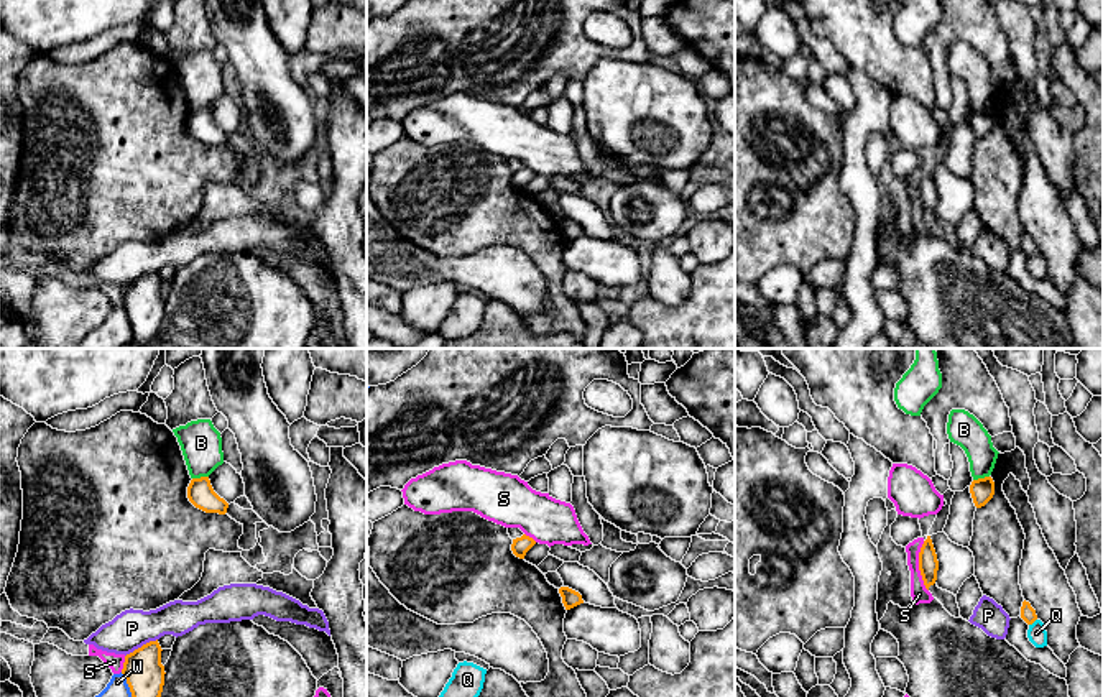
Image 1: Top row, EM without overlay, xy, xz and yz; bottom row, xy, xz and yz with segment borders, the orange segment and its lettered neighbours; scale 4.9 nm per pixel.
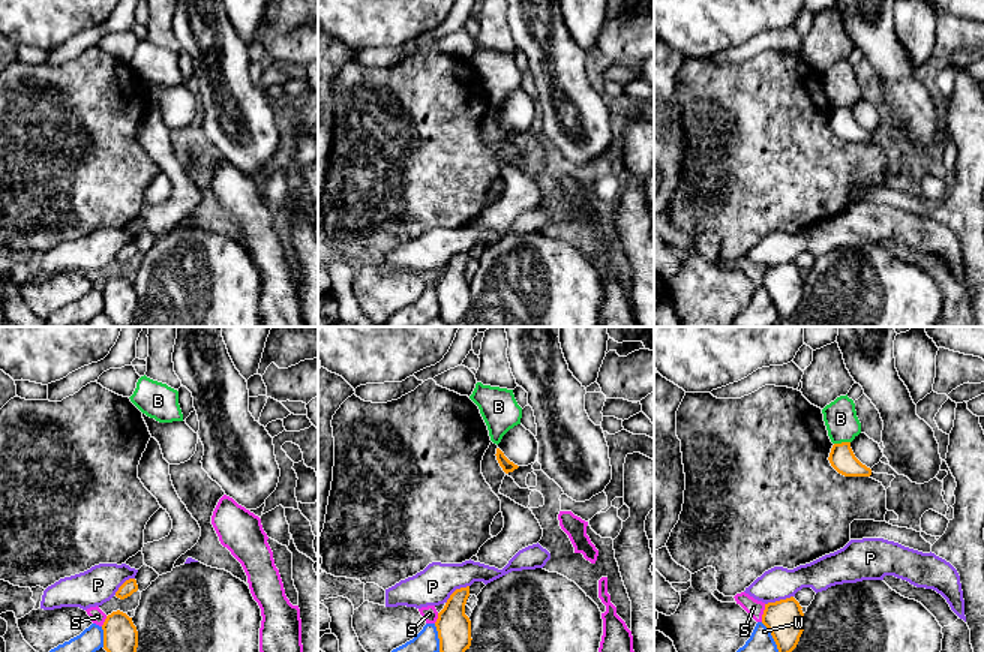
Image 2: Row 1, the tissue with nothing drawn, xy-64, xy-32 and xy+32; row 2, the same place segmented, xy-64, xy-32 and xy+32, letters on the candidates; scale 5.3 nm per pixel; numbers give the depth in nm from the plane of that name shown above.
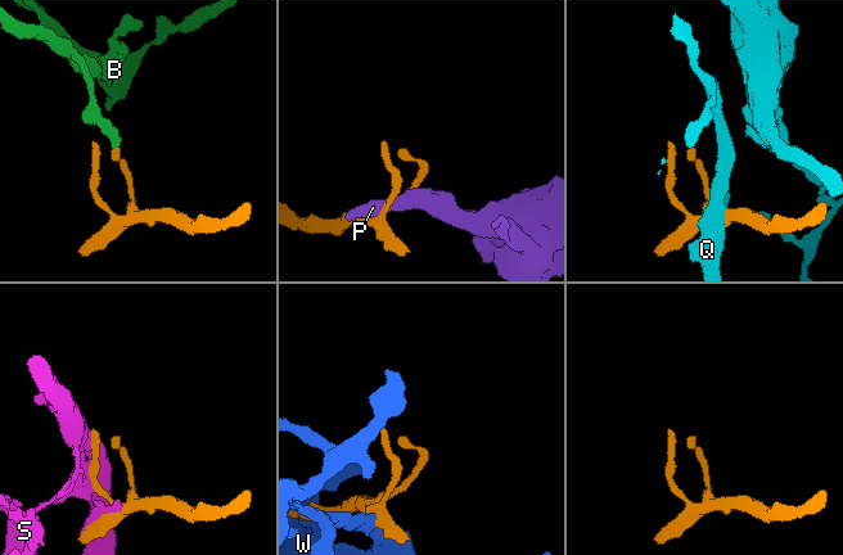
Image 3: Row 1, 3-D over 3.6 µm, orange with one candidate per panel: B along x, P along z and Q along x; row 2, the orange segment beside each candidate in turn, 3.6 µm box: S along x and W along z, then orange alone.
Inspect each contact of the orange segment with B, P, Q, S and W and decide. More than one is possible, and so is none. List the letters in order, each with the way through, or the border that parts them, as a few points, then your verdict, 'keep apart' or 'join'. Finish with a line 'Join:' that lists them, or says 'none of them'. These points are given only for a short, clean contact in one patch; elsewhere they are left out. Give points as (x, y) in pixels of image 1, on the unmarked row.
B: border along xy (207, 107), (193, 110); keep apart
P: border along xy (156, 270), (125, 288); keep apart
Q: keep apart
S: keep apart
W: border along xy (120, 304), (127, 314), (133, 341); keep apart
Join: none of them

